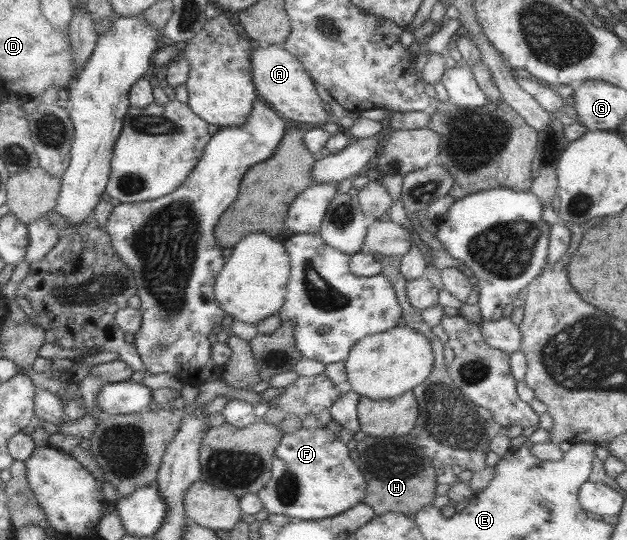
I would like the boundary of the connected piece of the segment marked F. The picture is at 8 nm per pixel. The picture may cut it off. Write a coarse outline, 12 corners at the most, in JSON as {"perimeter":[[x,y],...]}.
{"perimeter":[[327,426],[284,435],[266,511],[324,520],[361,504],[367,481]]}

